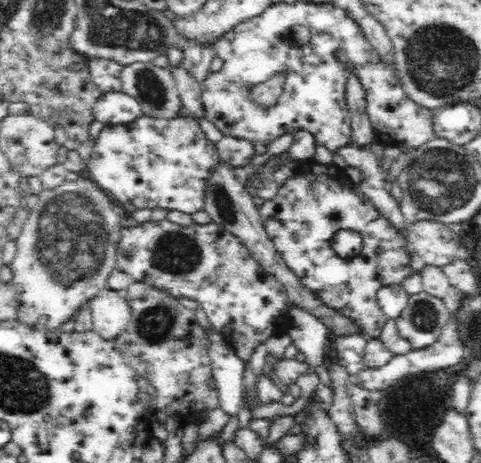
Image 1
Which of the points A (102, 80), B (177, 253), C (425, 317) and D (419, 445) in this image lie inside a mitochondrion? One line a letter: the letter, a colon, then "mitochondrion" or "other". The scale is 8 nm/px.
A: other
B: mitochondrion
C: mitochondrion
D: other

